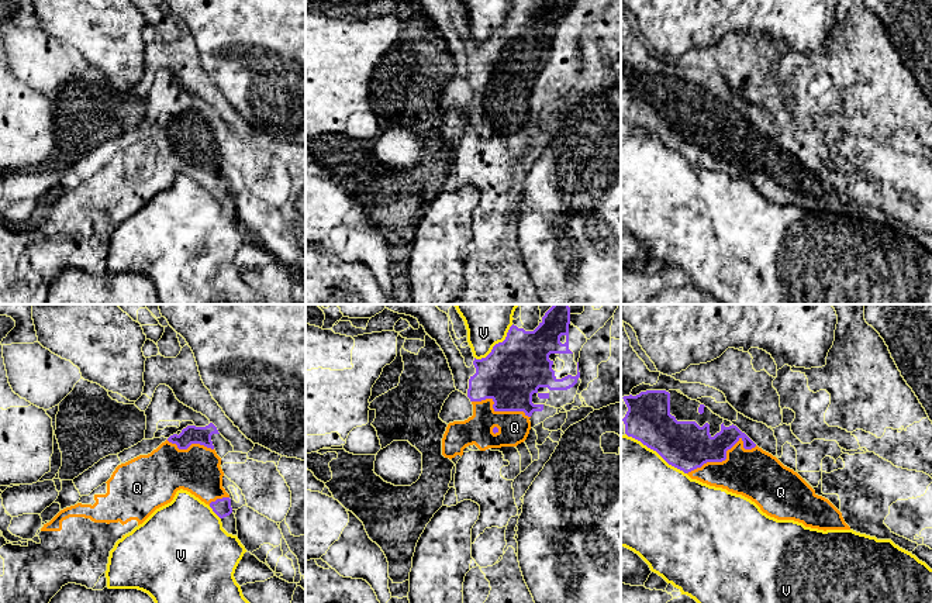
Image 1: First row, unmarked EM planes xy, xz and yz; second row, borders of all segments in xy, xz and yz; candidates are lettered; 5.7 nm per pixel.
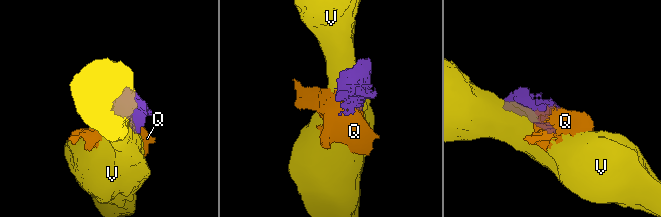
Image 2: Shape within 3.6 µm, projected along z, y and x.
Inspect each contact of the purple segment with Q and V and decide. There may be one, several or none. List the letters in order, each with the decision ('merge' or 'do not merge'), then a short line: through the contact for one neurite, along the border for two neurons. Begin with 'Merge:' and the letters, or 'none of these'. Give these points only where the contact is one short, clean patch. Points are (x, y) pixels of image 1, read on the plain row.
Merge: Q
Q: merge
V: do not merge

